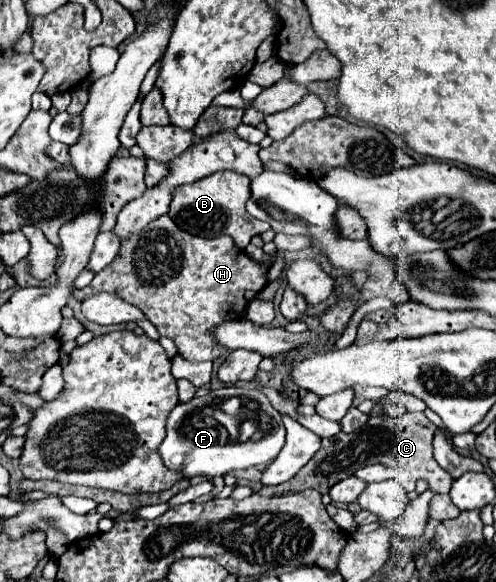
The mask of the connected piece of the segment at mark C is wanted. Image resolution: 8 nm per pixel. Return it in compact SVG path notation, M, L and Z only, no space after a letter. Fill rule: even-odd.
M403 413L401 417L393 419L389 415L377 415L371 417L361 429L353 433L337 433L335 437L323 439L321 449L315 453L315 457L287 483L281 483L277 487L261 487L259 495L283 495L283 493L297 493L305 489L317 489L321 495L329 493L329 489L351 477L357 469L369 465L369 463L381 463L389 465L393 469L403 469L405 481L417 481L427 479L429 487L437 493L449 493L451 489L451 477L439 469L437 461L433 459L433 437L435 437L437 425L433 425L425 413Z

